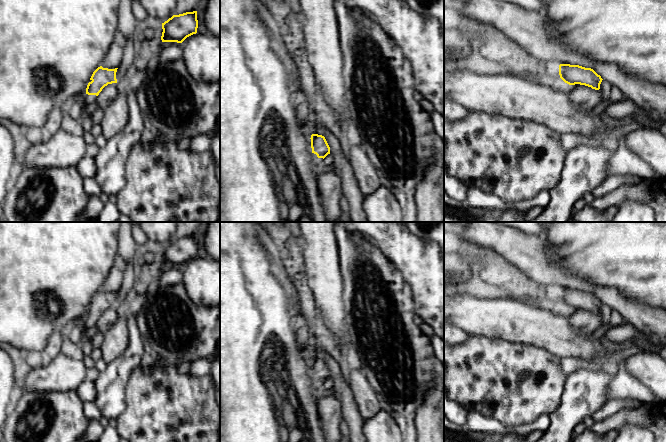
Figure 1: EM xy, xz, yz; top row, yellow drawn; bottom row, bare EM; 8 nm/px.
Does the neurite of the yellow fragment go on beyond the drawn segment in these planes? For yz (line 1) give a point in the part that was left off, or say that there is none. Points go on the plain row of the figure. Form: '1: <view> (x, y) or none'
1: none

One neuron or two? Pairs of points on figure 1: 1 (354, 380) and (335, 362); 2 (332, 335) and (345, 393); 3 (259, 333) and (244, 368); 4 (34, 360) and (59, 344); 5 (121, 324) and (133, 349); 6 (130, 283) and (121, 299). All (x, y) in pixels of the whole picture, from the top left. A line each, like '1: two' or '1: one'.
1: two
2: two
3: one
4: one
5: two
6: one

